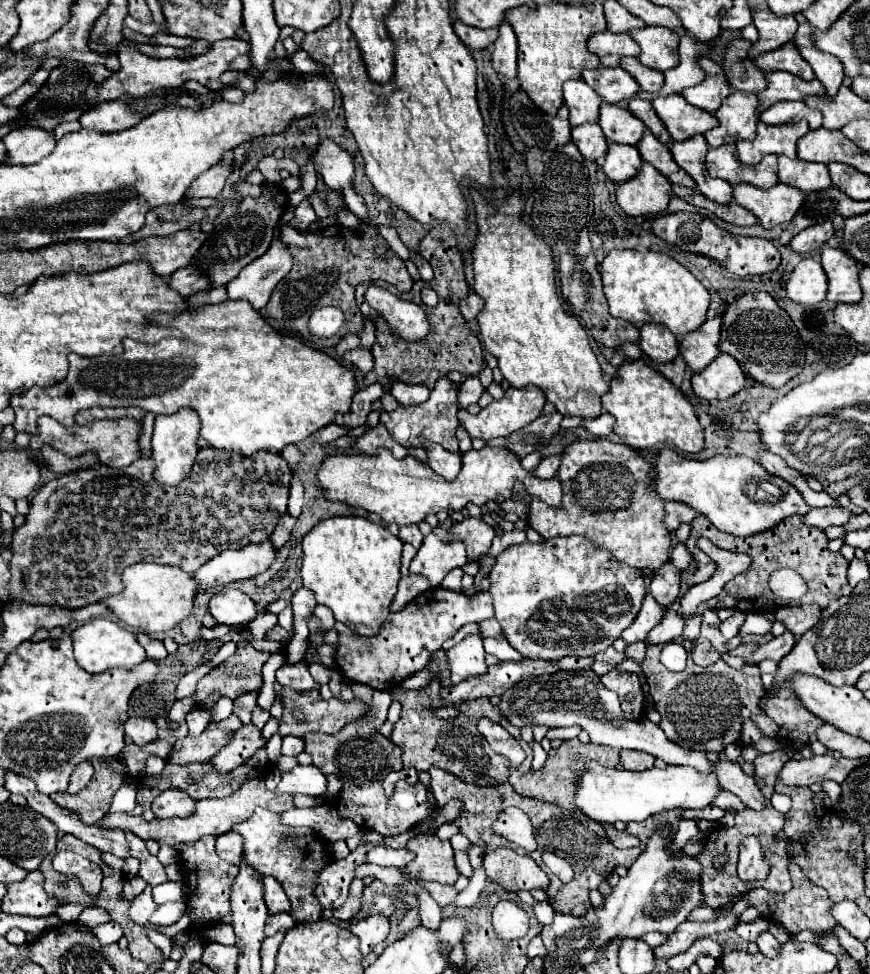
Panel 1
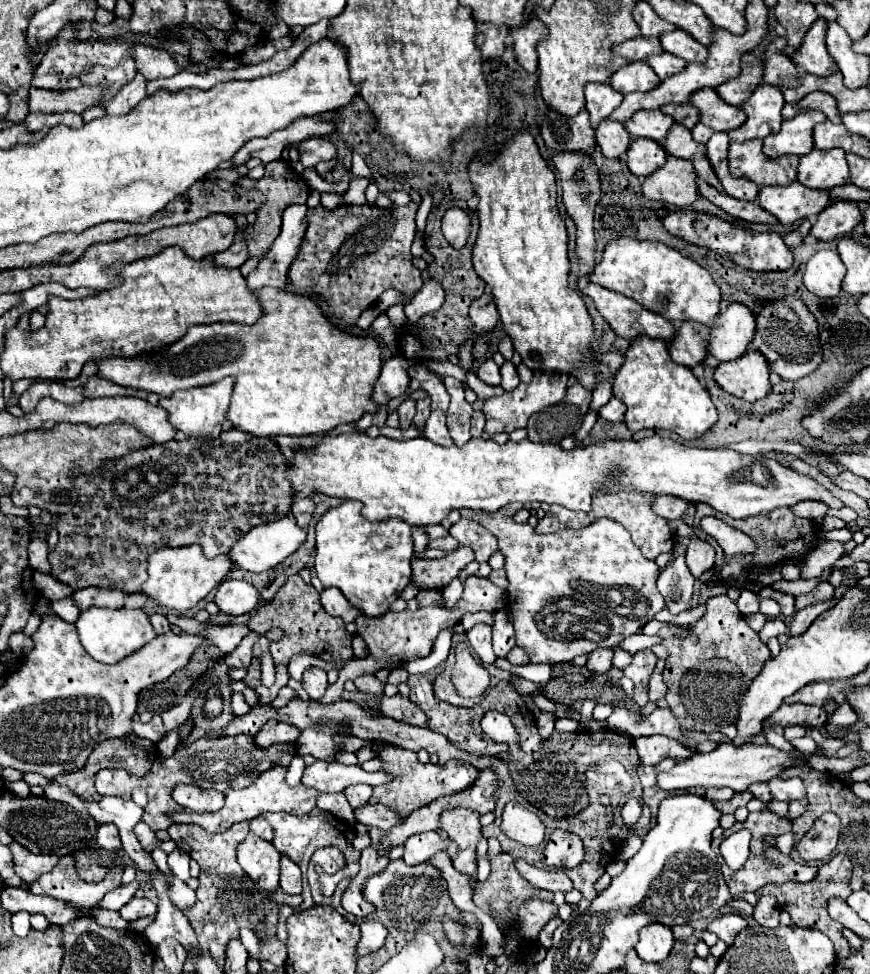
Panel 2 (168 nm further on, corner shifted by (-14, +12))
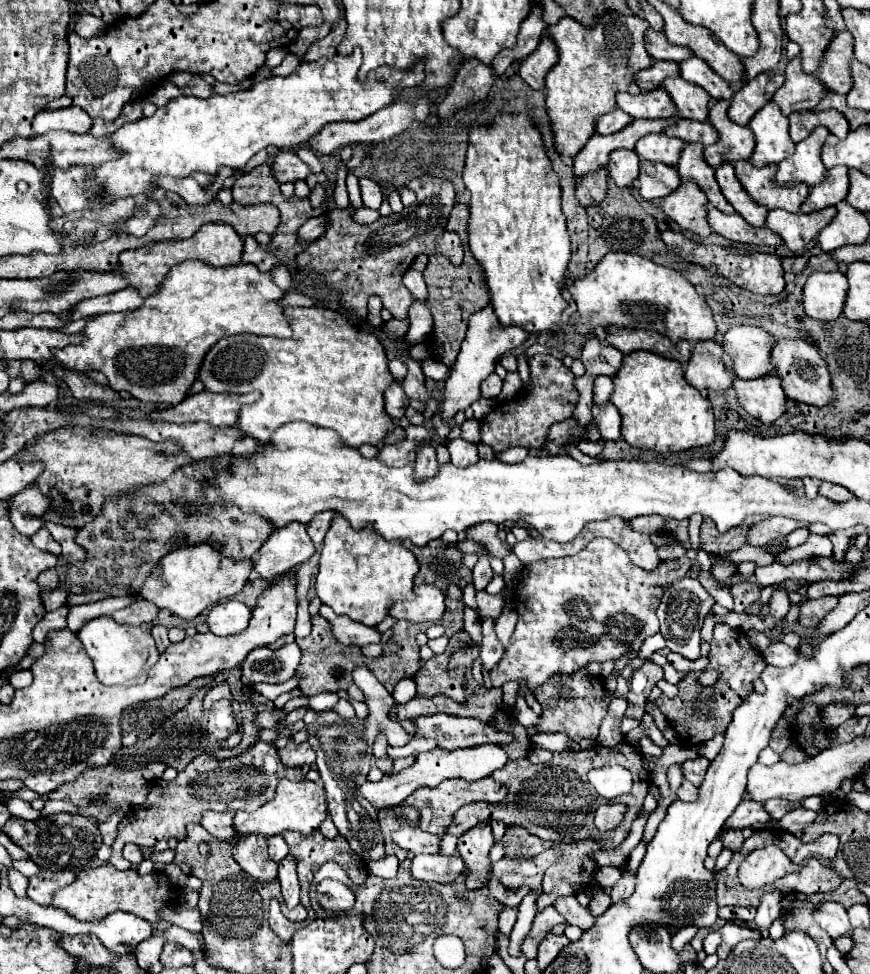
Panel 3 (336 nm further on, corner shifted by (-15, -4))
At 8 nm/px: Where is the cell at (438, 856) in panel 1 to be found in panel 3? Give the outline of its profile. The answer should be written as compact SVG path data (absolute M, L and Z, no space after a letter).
M478 824L458 838L458 854L462 856L468 868L468 878L466 878L468 890L482 888L488 882L492 872L488 854L494 844L496 840L492 838L490 824Z

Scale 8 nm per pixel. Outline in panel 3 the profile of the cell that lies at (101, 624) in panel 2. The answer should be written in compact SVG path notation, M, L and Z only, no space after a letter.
M98 616L98 618L88 620L80 628L78 638L84 644L84 650L94 664L96 678L104 686L142 684L148 678L150 668L156 664L156 660L160 656L158 650L156 650L154 638L146 628L130 626L130 624L118 624L118 622L112 620L112 616Z

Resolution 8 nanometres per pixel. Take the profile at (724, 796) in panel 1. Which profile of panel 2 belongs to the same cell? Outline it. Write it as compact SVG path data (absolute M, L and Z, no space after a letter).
M755 782L751 784L749 792L757 798L757 800L763 800L763 802L769 802L771 800L771 792L769 792L769 786L765 782Z

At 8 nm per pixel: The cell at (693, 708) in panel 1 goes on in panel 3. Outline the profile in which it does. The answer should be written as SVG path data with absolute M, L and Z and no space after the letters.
M716 624L714 638L710 648L710 668L716 668L720 672L720 678L714 686L702 688L694 674L688 674L678 684L678 696L666 698L660 696L656 700L656 706L662 710L662 714L668 718L670 726L676 730L676 736L682 744L702 744L714 738L714 734L724 734L728 724L732 722L732 712L742 704L742 700L752 692L752 680L762 674L766 668L766 662L762 654L750 646L744 632L730 628L728 624Z

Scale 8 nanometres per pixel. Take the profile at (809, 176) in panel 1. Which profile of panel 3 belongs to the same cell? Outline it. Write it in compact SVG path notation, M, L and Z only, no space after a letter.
M844 166L830 168L826 172L826 180L810 190L808 200L802 206L802 212L810 214L828 206L836 206L846 198L846 194L848 194L848 168Z

